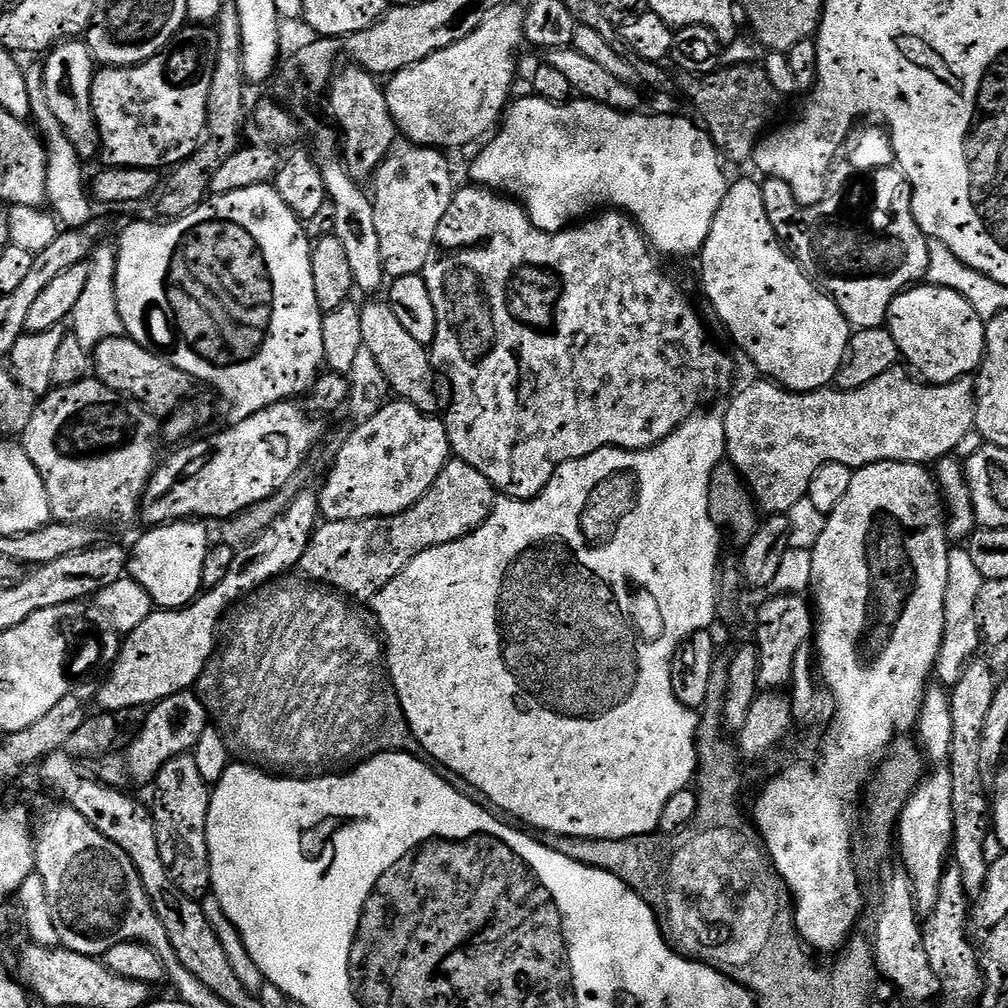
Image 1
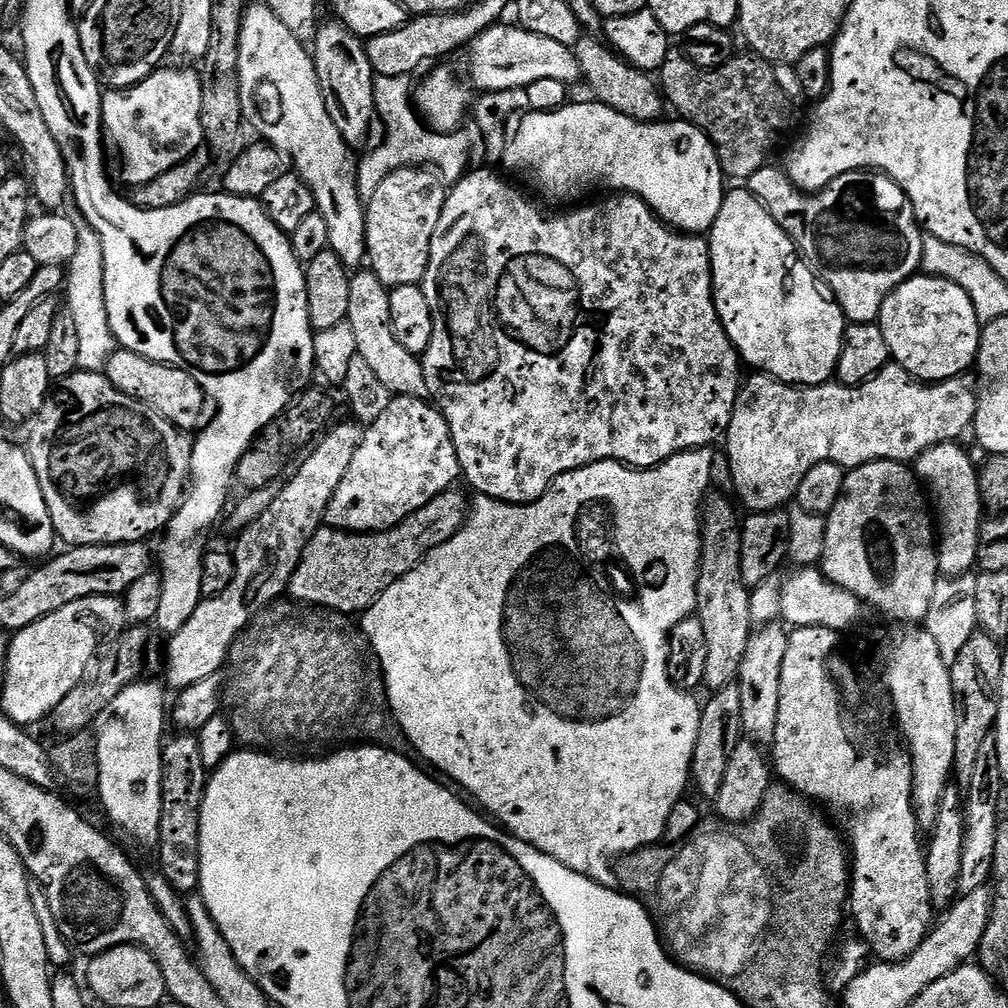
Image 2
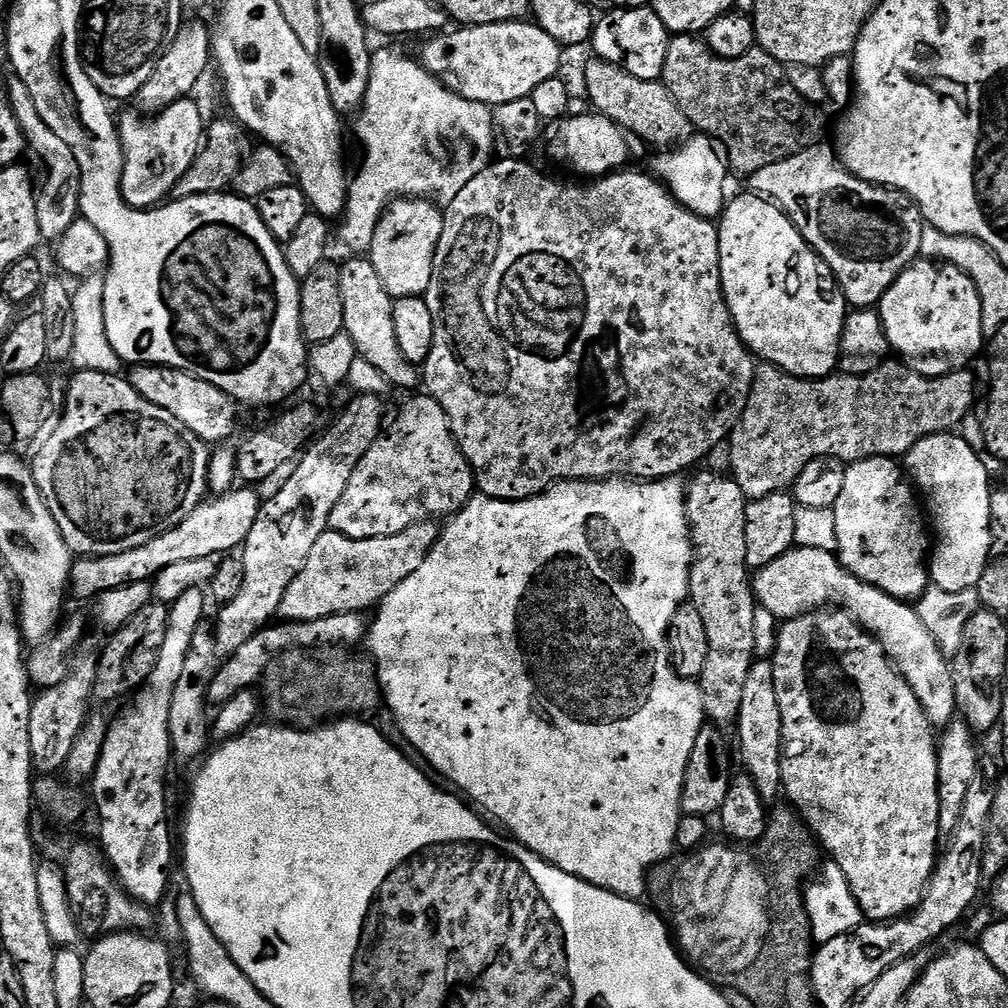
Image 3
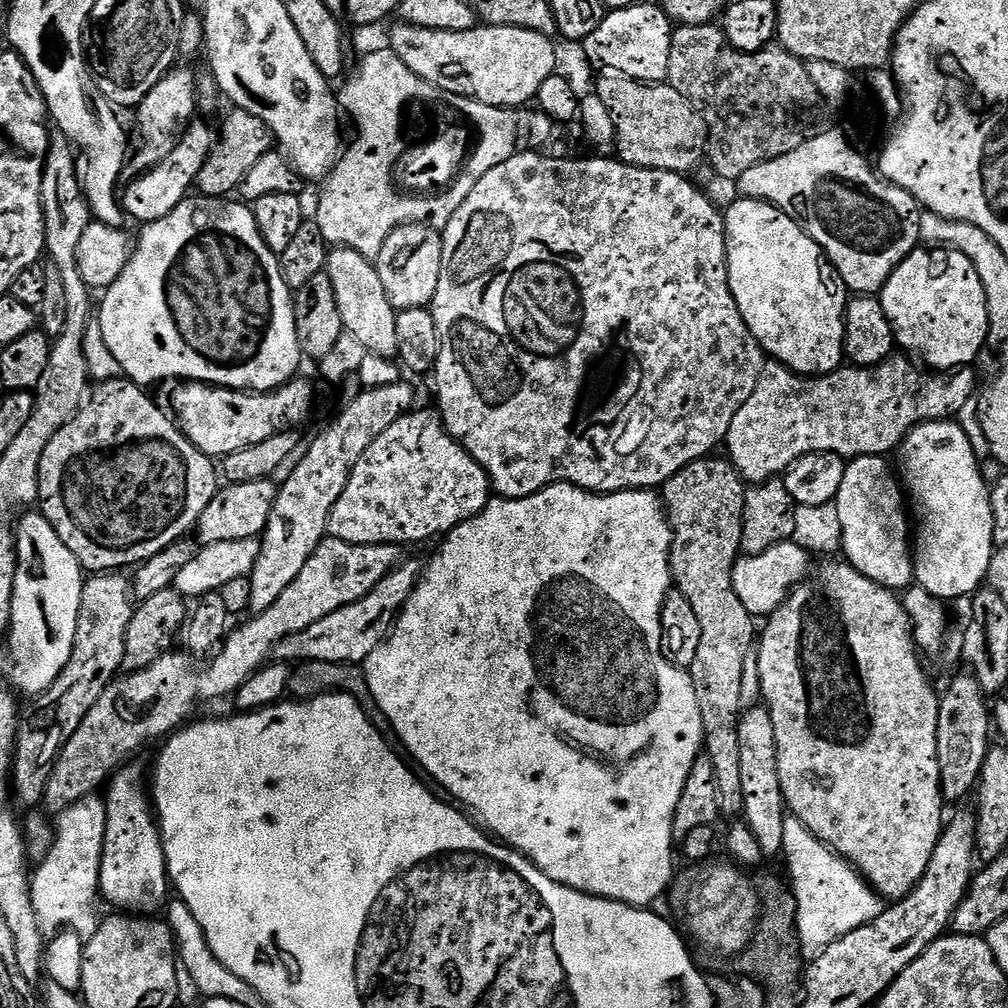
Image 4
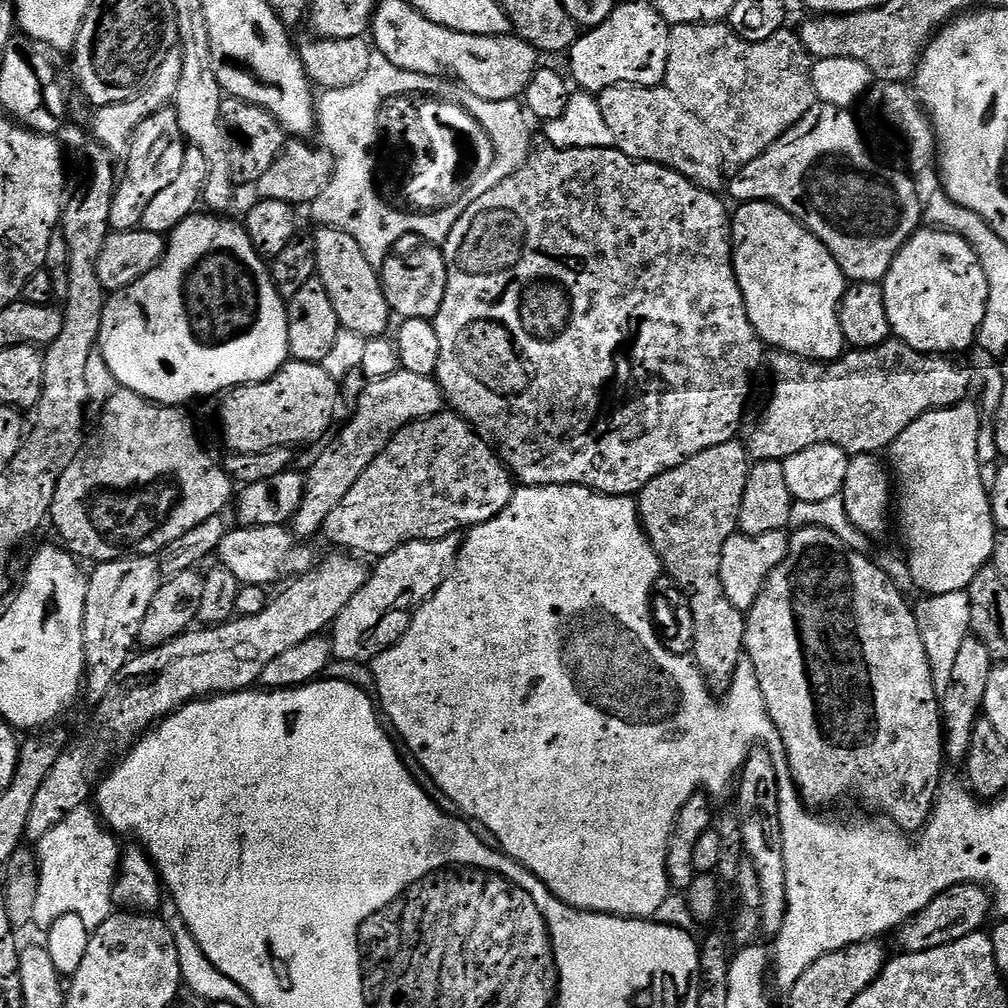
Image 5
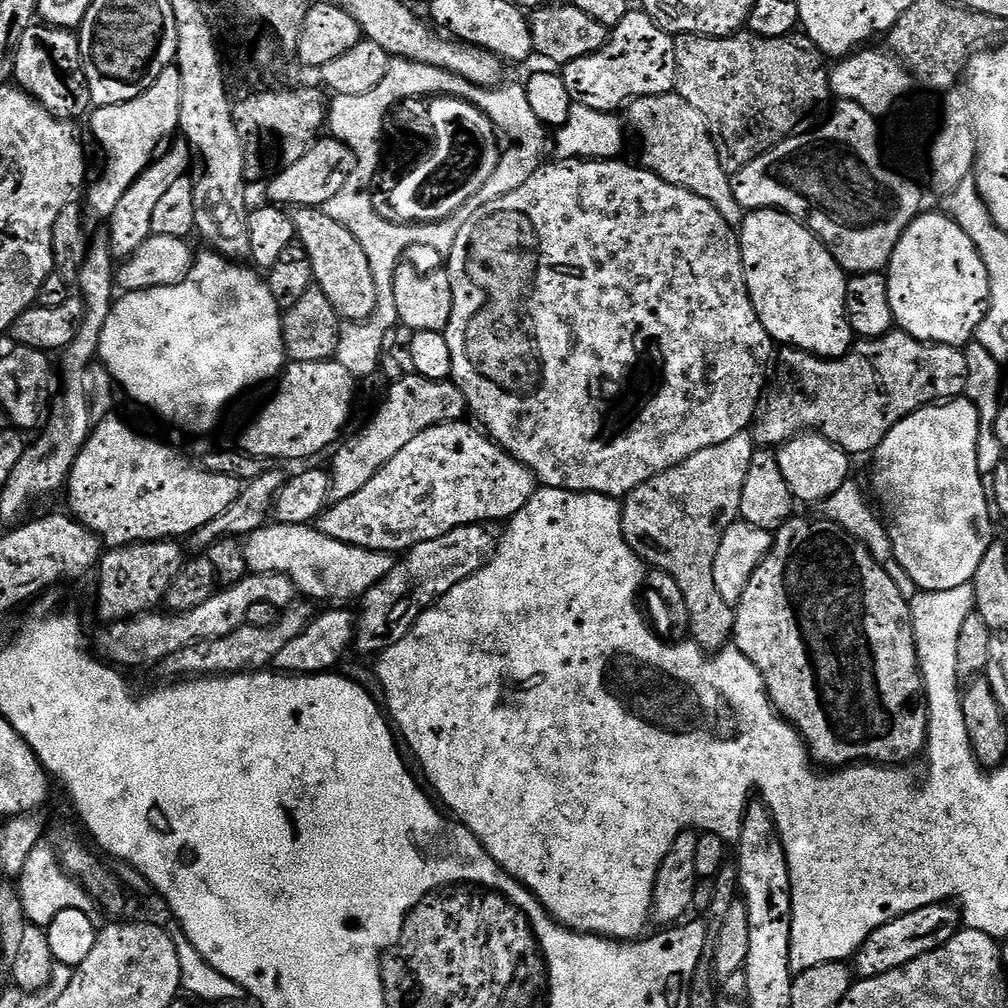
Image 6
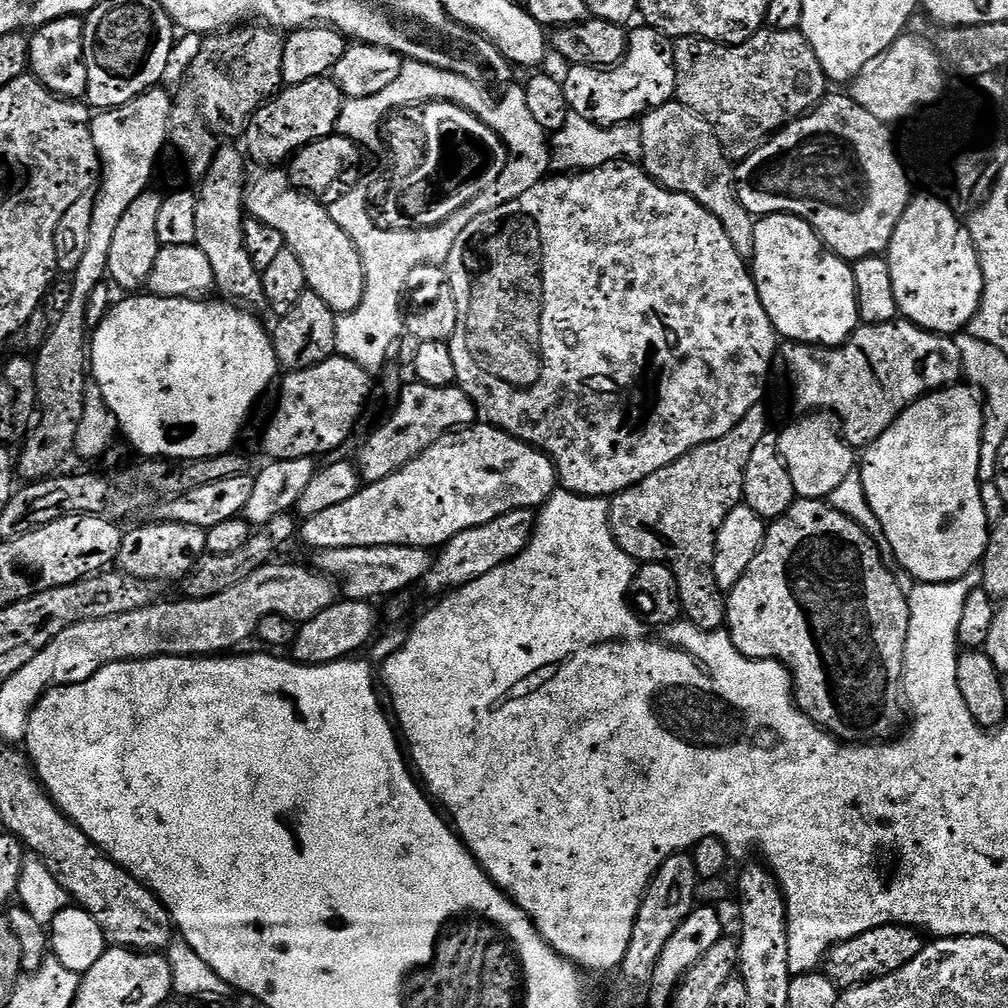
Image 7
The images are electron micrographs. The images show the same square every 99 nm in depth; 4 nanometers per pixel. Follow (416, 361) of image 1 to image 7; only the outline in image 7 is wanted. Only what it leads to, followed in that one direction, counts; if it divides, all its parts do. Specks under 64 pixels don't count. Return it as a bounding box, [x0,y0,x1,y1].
[244,171,366,312]

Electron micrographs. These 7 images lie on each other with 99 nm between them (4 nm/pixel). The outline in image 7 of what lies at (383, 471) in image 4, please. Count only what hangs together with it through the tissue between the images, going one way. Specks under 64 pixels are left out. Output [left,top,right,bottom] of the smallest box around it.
[298,422,557,551]

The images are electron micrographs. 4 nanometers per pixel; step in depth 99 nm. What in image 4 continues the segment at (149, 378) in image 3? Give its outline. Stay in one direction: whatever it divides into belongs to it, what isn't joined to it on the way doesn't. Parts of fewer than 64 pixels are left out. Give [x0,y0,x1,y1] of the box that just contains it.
[171,378,316,458]

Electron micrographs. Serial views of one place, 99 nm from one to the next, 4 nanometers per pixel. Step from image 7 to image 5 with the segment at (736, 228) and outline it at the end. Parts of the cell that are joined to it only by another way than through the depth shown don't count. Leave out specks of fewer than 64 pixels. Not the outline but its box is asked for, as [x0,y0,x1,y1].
[598,84,726,193]

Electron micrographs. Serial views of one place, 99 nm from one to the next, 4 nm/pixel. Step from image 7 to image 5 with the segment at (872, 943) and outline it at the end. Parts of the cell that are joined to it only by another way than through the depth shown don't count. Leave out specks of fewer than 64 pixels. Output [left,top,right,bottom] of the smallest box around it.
[899,884,994,953]

